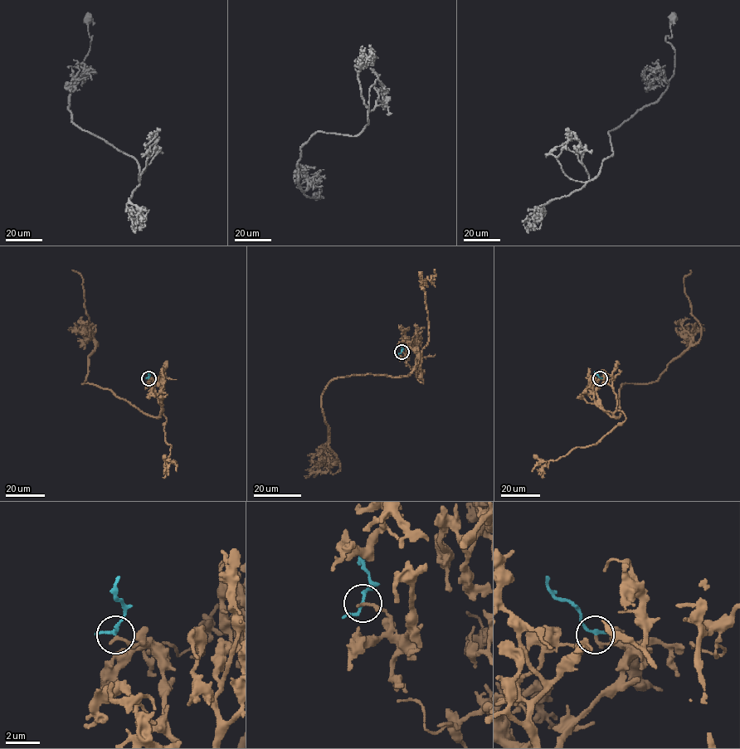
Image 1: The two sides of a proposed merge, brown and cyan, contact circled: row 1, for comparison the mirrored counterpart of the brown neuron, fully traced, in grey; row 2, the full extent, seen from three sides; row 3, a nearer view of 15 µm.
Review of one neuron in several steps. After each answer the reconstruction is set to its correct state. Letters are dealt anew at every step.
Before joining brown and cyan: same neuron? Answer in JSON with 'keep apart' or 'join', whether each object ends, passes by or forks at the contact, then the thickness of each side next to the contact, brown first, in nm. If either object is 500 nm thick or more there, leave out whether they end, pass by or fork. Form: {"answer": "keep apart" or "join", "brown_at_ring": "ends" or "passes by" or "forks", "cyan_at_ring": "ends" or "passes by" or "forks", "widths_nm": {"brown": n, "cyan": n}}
{"answer": "keep apart", "brown_at_ring": "ends", "cyan_at_ring": "passes by", "widths_nm": {"brown": 200, "cyan": 180}}

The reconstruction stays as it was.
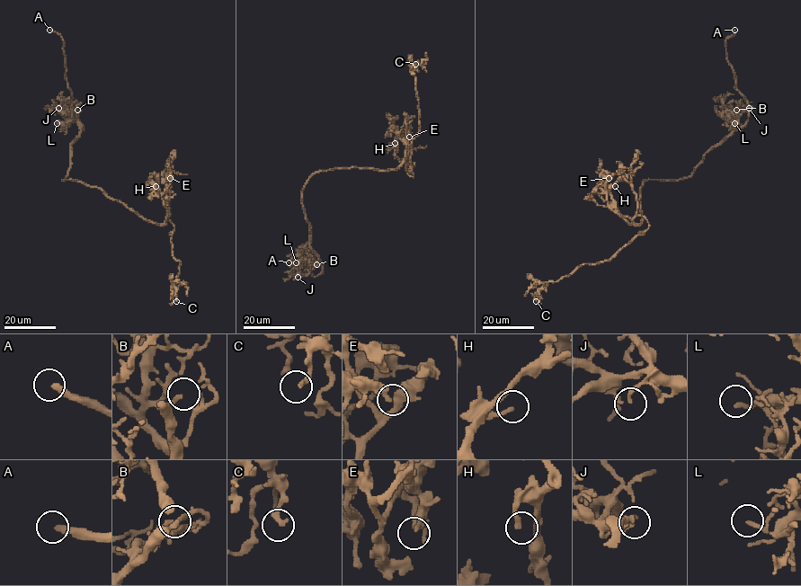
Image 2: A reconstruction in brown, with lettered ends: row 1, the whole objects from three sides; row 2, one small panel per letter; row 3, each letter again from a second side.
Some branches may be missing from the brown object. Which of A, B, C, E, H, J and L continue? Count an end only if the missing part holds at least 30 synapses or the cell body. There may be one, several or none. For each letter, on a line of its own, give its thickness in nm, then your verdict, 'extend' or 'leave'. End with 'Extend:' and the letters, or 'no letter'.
A: 280 nm | extend
B: 190 nm | leave
C: 240 nm | leave
E: 260 nm | leave
H: 200 nm | extend
J: 160 nm | leave
L: 130 nm | leave
Extend: A, H

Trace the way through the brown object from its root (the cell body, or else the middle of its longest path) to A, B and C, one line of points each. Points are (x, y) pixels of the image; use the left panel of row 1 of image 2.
A: (98, 188), (63, 181), (70, 165), (70, 146), (83, 125), (67, 86), (64, 40), (49, 30)
B: (98, 188), (73, 180), (63, 181), (70, 165), (70, 144), (80, 133), (77, 117), (73, 112), (77, 110)
C: (98, 188), (146, 219), (163, 224), (167, 216), (174, 227), (172, 254), (181, 262), (173, 285), (176, 301)

